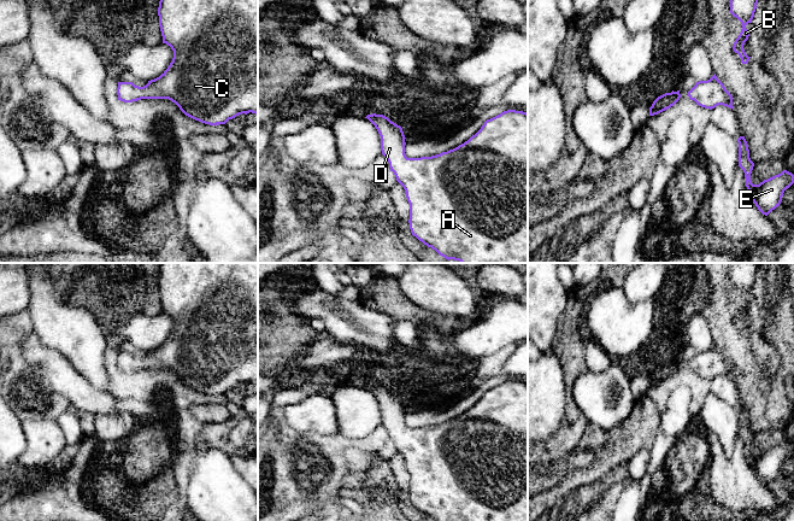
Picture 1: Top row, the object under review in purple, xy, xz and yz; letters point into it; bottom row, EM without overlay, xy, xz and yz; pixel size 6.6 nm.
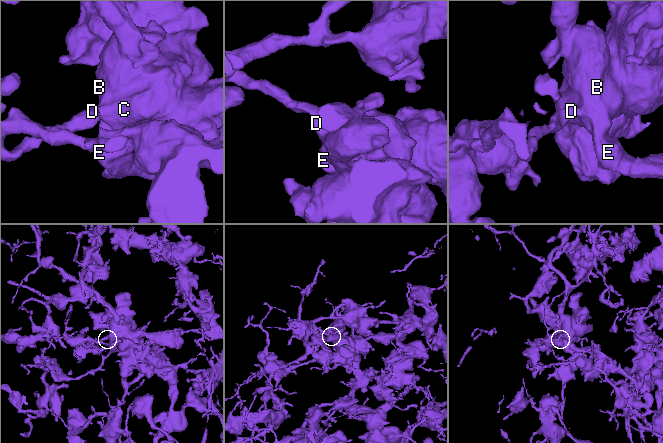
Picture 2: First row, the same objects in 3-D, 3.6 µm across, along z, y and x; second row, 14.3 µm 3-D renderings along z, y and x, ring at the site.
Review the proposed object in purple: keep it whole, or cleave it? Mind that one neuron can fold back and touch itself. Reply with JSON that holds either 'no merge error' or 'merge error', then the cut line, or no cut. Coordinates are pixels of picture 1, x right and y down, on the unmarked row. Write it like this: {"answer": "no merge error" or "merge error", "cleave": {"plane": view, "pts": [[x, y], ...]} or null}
{"answer": "no merge error", "cleave": null}

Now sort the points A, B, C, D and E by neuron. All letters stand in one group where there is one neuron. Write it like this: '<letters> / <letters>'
A B C D E

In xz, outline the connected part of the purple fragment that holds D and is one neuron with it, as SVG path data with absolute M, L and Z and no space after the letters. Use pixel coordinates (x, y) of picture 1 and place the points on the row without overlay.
M507 380L487 390L481 399L458 417L431 427L407 428L402 398L383 385L367 385L381 406L381 421L389 433L390 441L404 457L410 474L410 499L413 507L435 521L528 521L528 384Z

